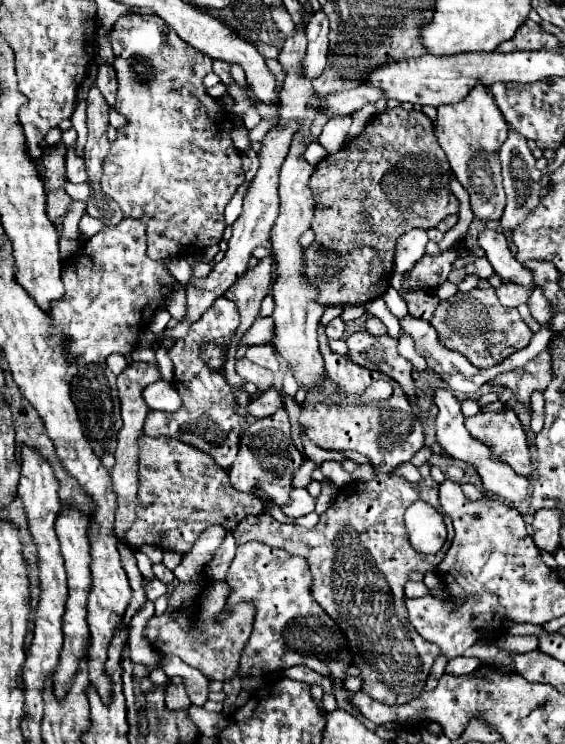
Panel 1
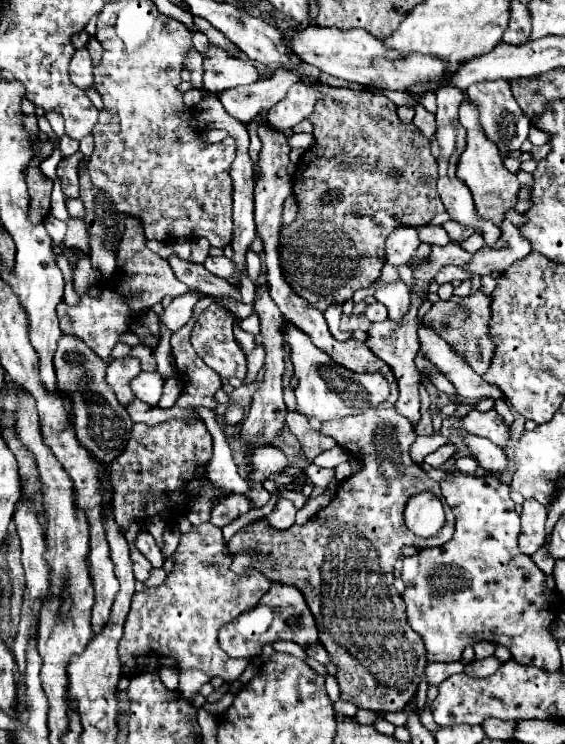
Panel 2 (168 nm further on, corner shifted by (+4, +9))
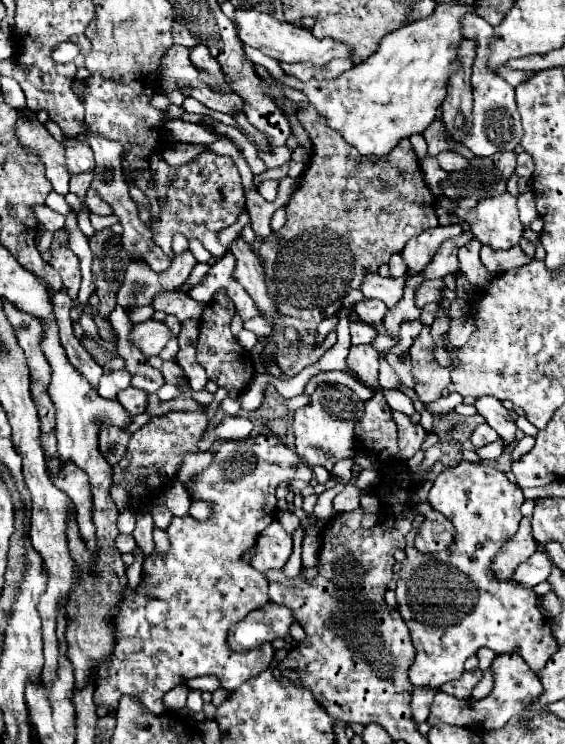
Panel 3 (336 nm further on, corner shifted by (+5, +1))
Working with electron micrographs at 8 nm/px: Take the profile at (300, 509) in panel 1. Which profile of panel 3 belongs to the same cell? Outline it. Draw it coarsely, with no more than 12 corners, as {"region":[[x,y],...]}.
{"region":[[276,520],[256,542],[252,568],[282,568],[292,538]]}

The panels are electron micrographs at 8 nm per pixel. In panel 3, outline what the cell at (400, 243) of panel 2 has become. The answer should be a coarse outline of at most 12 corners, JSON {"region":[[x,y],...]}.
{"region":[[392,254],[388,266],[392,278],[400,278],[408,268],[402,254]]}

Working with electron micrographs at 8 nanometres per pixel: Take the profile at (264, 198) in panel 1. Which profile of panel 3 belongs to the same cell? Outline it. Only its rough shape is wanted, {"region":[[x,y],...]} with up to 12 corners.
{"region":[[146,320],[130,338],[146,358],[158,356],[172,338],[164,322]]}

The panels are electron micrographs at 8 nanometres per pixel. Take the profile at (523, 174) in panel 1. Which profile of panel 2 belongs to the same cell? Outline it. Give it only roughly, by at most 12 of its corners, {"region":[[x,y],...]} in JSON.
{"region":[[509,80],[467,88],[485,136],[511,152],[527,140],[531,120]]}

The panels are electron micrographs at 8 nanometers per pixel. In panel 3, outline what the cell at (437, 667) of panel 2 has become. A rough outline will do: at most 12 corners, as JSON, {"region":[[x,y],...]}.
{"region":[[436,690],[412,692],[412,718],[428,718]]}

